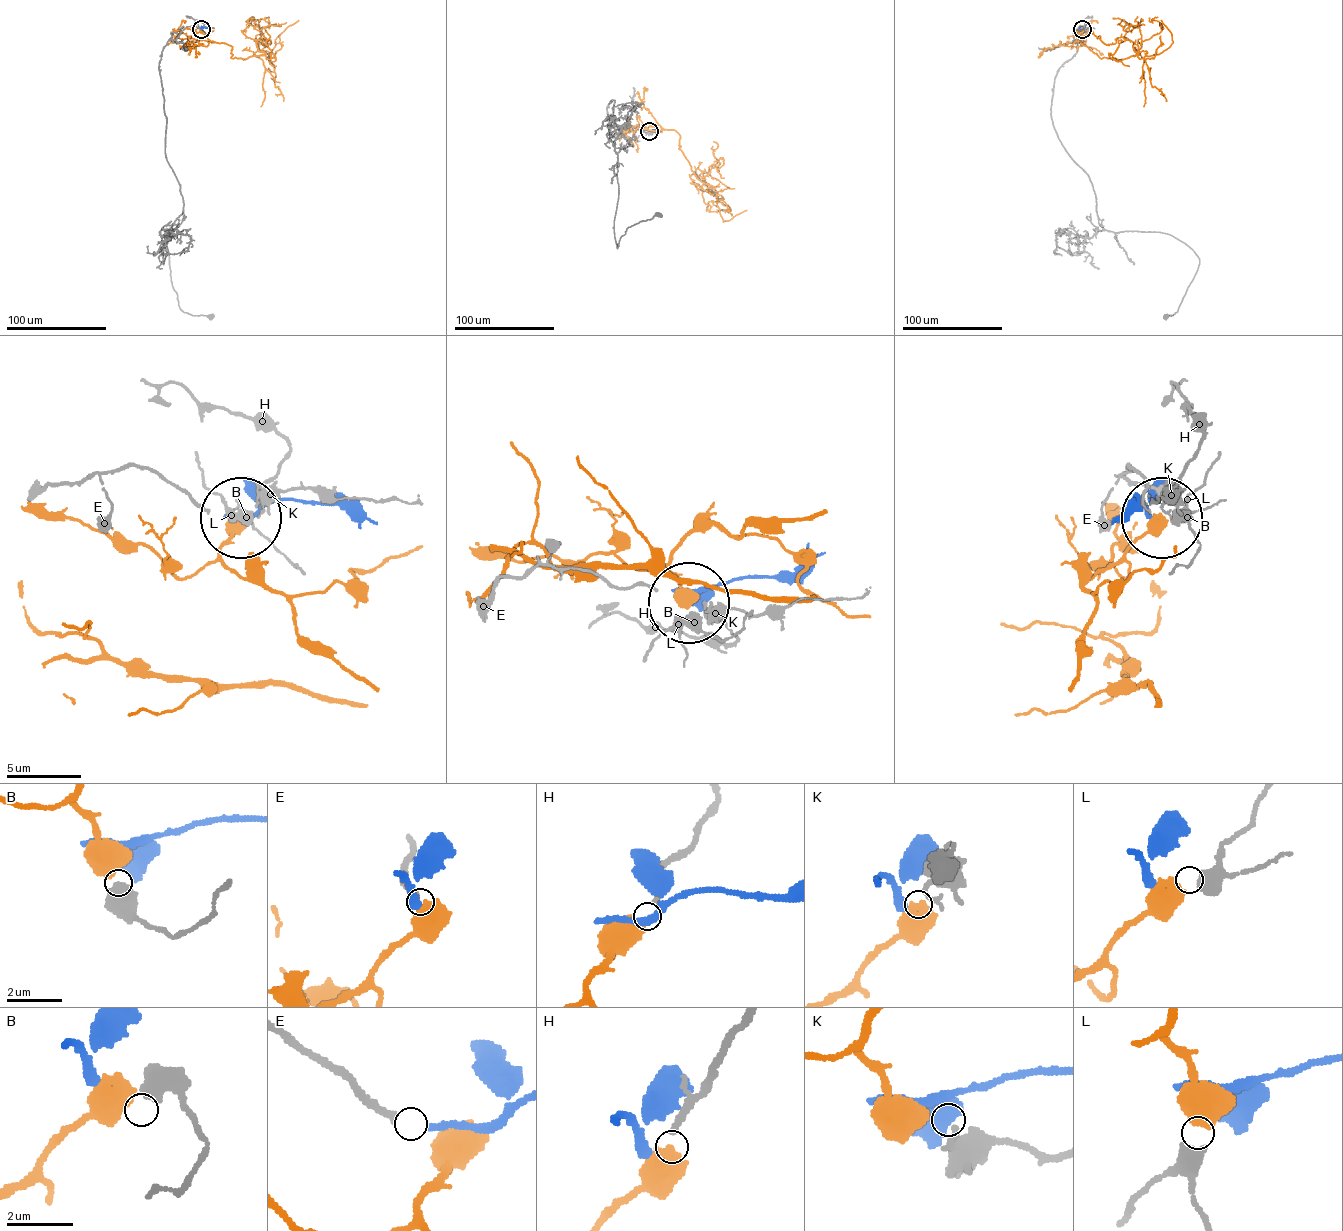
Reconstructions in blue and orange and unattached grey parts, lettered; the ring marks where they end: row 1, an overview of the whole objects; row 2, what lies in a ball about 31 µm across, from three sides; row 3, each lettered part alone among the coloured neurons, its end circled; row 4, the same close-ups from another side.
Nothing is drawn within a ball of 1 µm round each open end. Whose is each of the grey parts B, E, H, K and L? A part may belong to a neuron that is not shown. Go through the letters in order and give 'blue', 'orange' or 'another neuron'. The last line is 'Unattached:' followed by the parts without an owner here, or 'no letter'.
B: another neuron
E: blue
H: orange
K: another neuron
L: another neuron
Unattached: B, K, L

